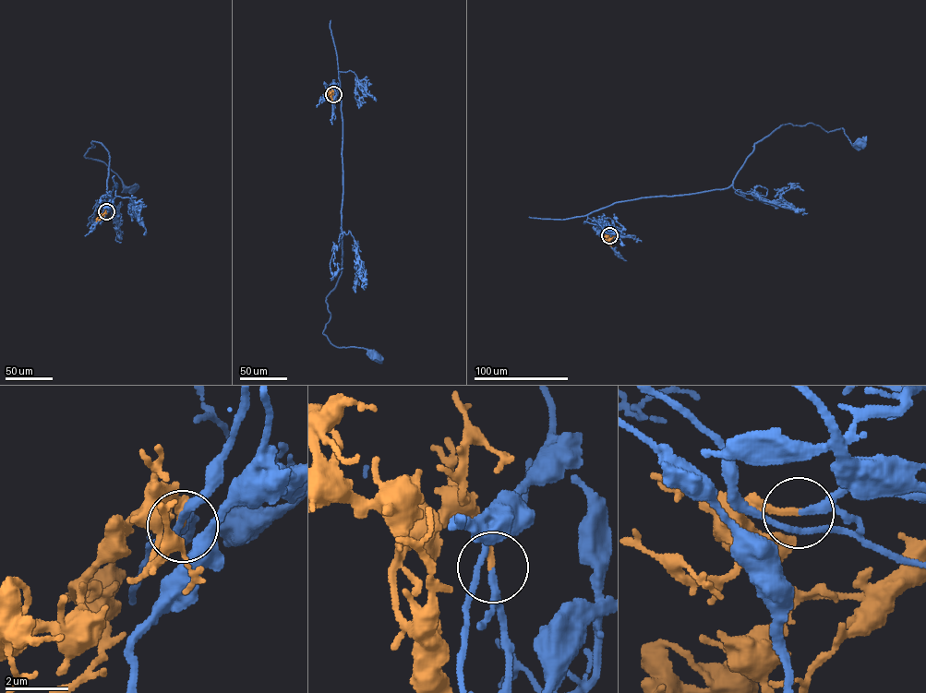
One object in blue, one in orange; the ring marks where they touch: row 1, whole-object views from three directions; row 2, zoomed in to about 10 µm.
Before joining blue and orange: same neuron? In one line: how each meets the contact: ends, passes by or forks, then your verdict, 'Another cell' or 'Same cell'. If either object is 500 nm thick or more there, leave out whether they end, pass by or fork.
At the ring blue passes by. At the ring orange ends. Same cell

